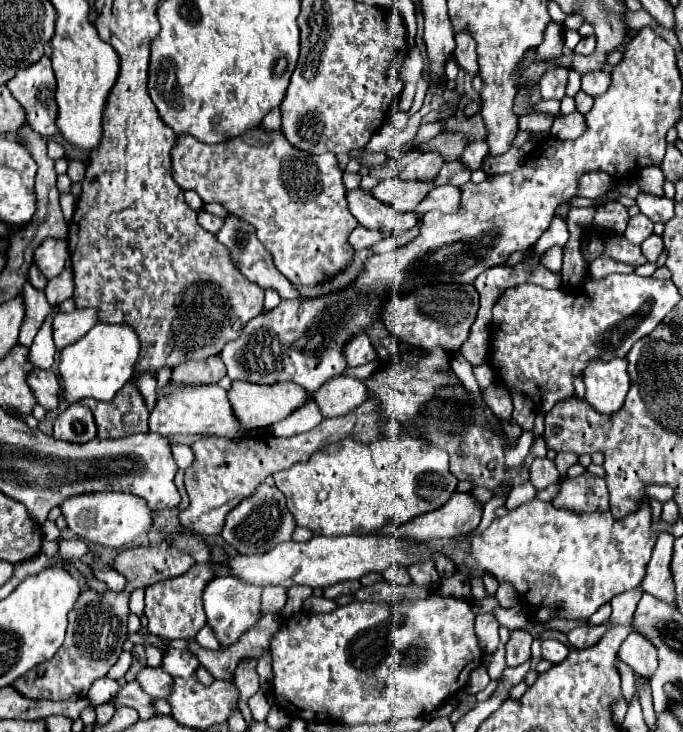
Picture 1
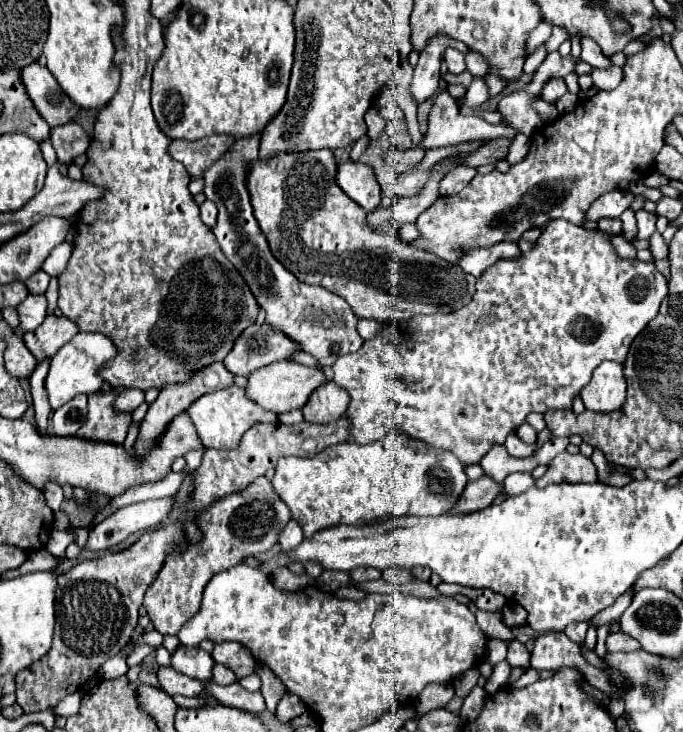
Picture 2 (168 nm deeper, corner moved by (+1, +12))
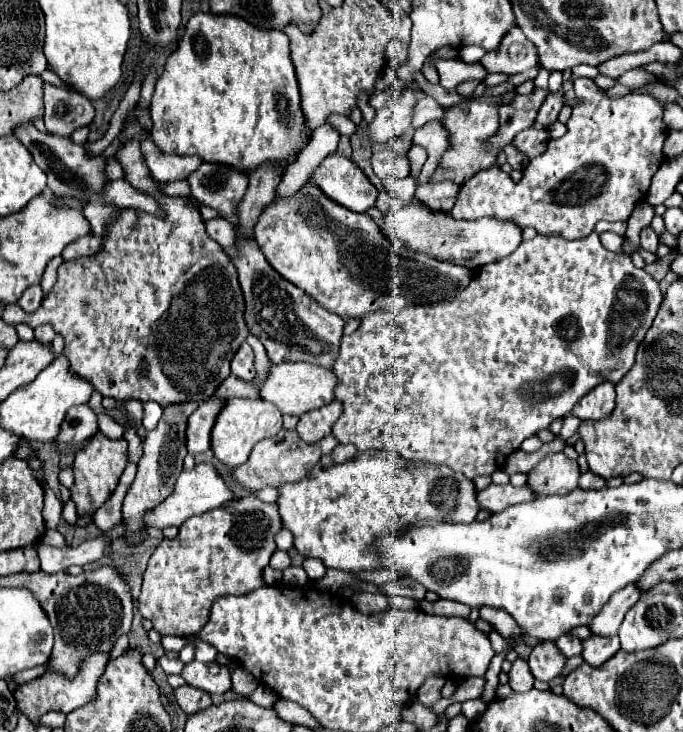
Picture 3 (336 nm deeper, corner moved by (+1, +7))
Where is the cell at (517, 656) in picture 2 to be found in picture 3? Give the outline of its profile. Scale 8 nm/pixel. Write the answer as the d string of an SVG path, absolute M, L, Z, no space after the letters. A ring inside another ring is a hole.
M517 657L513 661L511 671L509 671L509 685L513 687L513 691L525 693L525 691L529 691L533 687L533 681L535 681L535 677L531 675L531 669L527 667L527 661Z

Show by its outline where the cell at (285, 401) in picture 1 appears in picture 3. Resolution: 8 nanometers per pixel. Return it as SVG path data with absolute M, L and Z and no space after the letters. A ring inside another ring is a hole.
M279 363L271 365L269 377L259 387L259 395L263 401L273 403L283 415L303 415L315 407L321 407L333 399L335 377L333 371L321 369L311 363Z

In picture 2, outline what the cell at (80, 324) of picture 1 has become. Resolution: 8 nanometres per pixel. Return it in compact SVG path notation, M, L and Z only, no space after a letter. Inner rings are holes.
M47 316L35 332L31 330L31 332L23 334L23 342L37 360L45 360L45 358L53 358L53 354L65 342L69 342L77 332L79 330L73 326L73 322L69 318Z

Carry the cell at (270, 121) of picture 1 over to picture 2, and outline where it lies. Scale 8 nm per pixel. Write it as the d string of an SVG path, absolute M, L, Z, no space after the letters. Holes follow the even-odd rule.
M261 136L235 140L229 152L205 170L203 194L219 208L219 220L213 234L225 256L249 284L259 308L265 310L265 322L273 326L273 330L289 336L289 340L293 340L303 352L311 354L321 368L329 368L339 356L361 348L363 338L357 334L357 316L341 296L325 292L325 288L319 286L303 284L271 254L267 238L253 216L245 182L253 160L257 160L259 140Z

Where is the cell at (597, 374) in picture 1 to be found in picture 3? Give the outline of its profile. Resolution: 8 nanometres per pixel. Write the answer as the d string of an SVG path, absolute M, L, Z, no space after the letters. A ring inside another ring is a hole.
M603 381L595 389L591 389L581 401L573 407L573 415L581 421L585 419L605 419L615 409L615 383Z

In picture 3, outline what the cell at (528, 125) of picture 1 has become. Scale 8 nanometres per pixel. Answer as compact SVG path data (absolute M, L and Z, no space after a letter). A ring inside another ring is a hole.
M461 103L455 107L447 107L445 109L445 117L443 117L443 125L449 129L451 133L451 149L443 155L441 165L447 169L447 177L457 183L463 185L465 181L469 181L469 177L473 177L477 171L481 169L489 169L495 165L497 155L487 151L485 143L487 137L491 137L497 129L499 129L499 115L497 115L497 107L493 105L483 105L483 103Z

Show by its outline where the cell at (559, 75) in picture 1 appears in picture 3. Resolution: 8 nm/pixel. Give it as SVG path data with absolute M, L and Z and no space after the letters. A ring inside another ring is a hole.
M559 89L557 93L549 93L547 99L545 99L545 103L543 103L541 109L539 109L537 121L539 121L541 125L555 123L555 121L557 121L557 115L559 115L559 111L561 111L563 105L565 105L565 103L563 103L563 89Z

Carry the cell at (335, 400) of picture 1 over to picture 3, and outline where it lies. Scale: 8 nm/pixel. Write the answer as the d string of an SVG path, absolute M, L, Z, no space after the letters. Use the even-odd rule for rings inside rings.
M333 399L331 403L301 415L301 419L297 423L297 433L301 435L303 441L315 443L315 441L319 441L331 433L331 427L341 417L341 413L343 413L341 401Z

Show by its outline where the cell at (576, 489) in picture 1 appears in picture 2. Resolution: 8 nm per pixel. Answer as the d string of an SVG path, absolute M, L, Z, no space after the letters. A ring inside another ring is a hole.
M561 452L549 462L547 472L535 482L535 486L545 488L559 482L597 482L597 470L587 456Z

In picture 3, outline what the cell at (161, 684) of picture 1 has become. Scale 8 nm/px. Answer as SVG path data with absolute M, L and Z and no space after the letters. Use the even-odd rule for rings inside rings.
M183 685L183 687L177 687L175 689L175 699L177 699L177 705L181 705L181 709L187 713L187 715L193 715L205 707L209 707L213 703L211 695L201 691L201 689L195 689L195 687L189 687L189 685Z

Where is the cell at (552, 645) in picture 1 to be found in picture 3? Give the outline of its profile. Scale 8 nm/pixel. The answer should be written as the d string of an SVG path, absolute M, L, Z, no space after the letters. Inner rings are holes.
M543 641L533 647L533 653L529 657L529 669L535 679L539 681L551 681L557 679L565 669L567 657L557 649L553 641Z

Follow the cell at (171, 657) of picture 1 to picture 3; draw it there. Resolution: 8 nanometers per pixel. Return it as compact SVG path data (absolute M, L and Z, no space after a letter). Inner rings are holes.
M191 661L185 665L181 677L187 681L187 685L207 691L211 695L221 695L231 689L231 673L219 663Z

